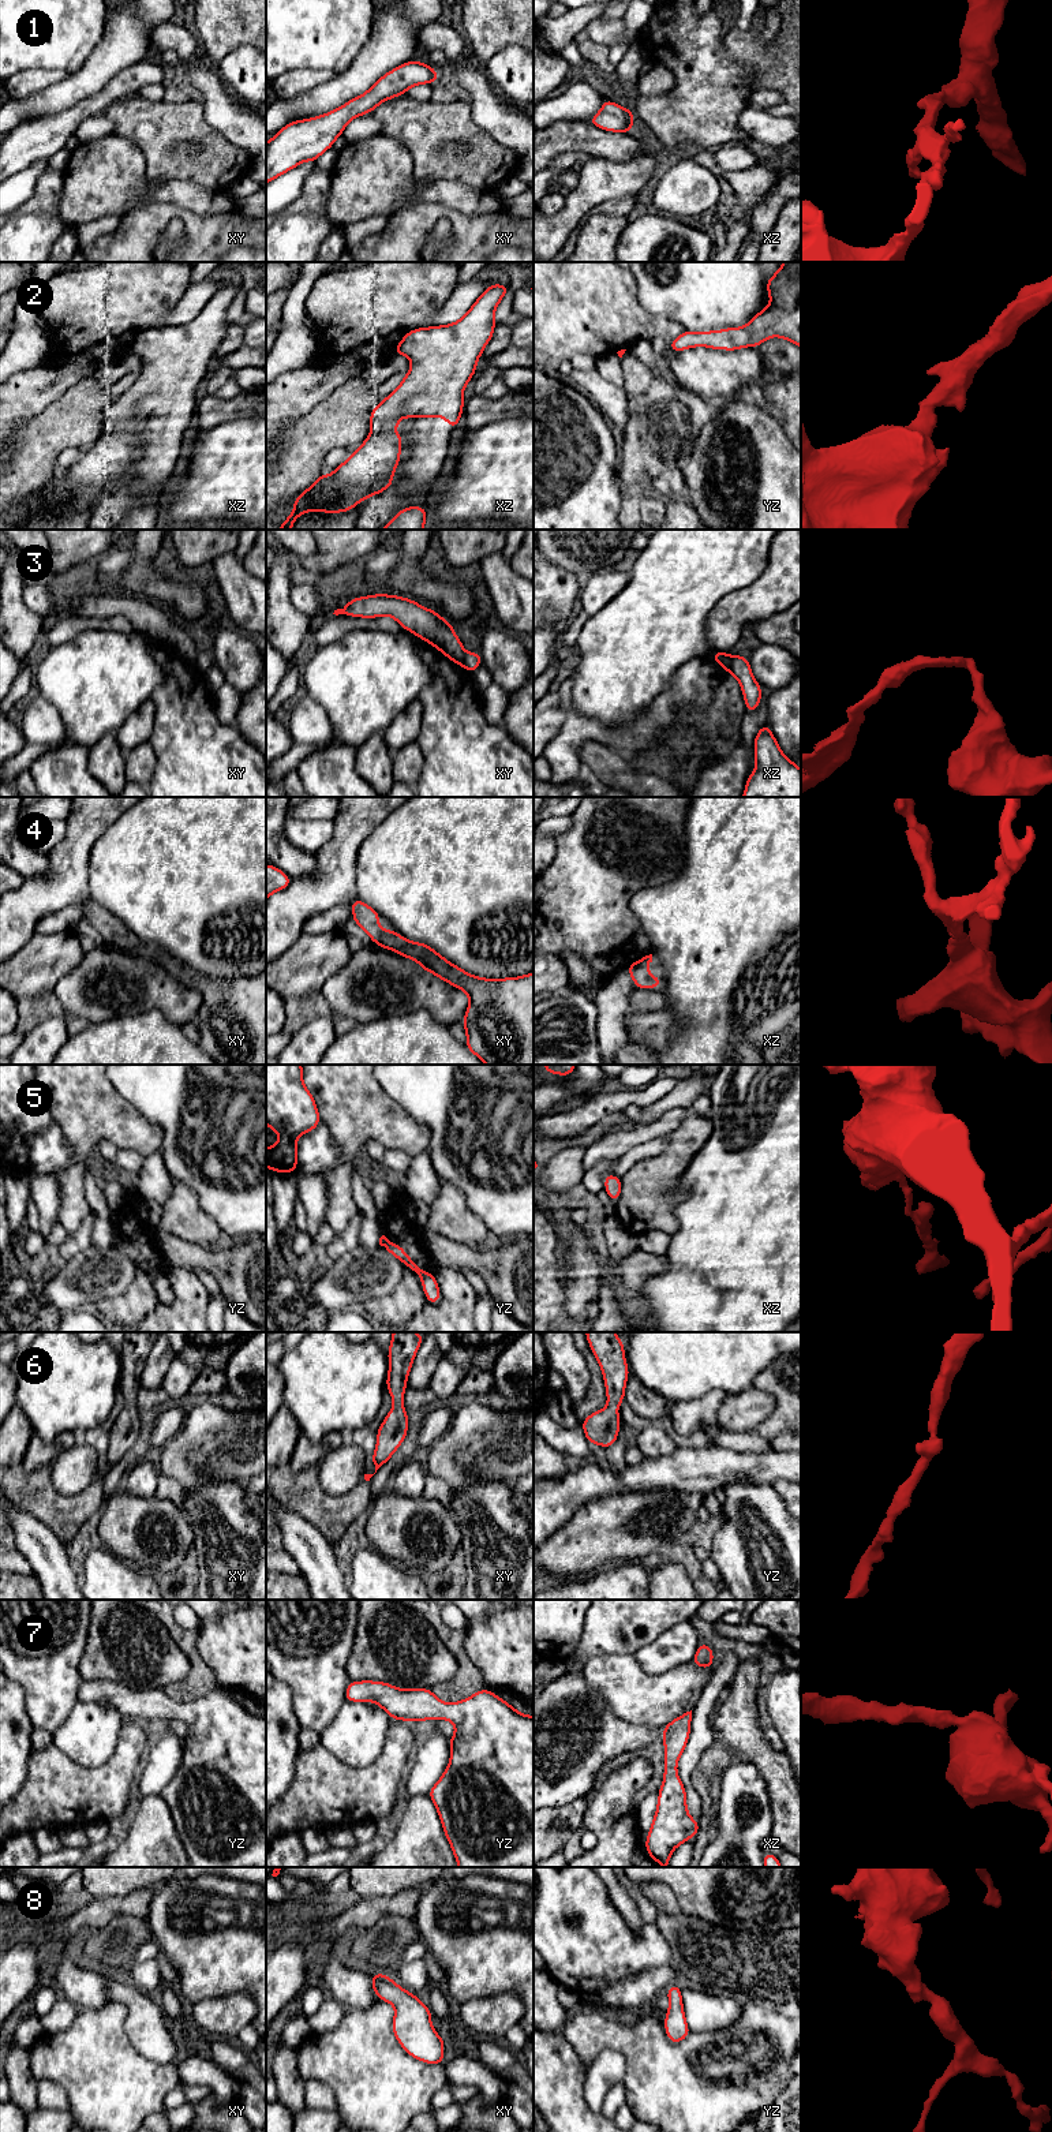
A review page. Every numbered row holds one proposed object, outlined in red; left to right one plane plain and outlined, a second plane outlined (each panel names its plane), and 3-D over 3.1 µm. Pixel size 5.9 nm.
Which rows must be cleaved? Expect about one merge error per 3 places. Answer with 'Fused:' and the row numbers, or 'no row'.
Fused: 3

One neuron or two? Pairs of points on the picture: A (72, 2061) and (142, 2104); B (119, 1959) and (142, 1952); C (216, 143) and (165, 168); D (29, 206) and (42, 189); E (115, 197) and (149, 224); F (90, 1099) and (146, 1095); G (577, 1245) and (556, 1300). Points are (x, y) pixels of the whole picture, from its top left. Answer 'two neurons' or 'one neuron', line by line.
A: one neuron
B: two neurons
C: one neuron
D: one neuron
E: two neurons
F: two neurons
G: two neurons

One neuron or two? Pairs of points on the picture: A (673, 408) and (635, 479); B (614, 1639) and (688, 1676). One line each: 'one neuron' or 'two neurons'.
A: one neuron
B: two neurons

